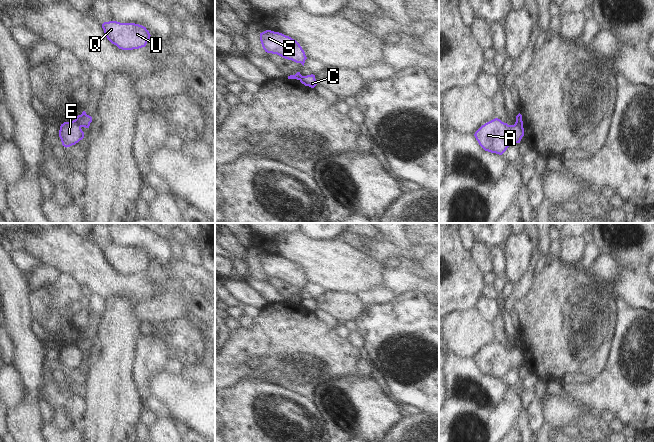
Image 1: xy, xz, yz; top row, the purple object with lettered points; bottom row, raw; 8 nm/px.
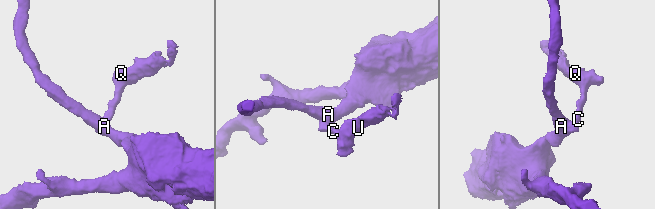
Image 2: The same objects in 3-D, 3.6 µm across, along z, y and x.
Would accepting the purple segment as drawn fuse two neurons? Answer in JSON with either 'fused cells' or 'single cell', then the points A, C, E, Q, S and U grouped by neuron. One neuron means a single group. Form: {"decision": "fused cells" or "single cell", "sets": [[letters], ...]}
{"decision": "fused cells", "sets": [["A", "E", "S"], ["C", "Q", "U"]]}

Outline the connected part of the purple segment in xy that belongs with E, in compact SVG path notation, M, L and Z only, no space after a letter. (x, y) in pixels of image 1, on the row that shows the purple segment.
M73 120L61 124L59 137L61 139L62 145L67 148L82 140L84 138L84 132L79 124Z

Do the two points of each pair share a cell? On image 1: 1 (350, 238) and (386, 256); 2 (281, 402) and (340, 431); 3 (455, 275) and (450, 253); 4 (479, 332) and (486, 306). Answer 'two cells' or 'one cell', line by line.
1: one cell
2: two cells
3: one cell
4: two cells

